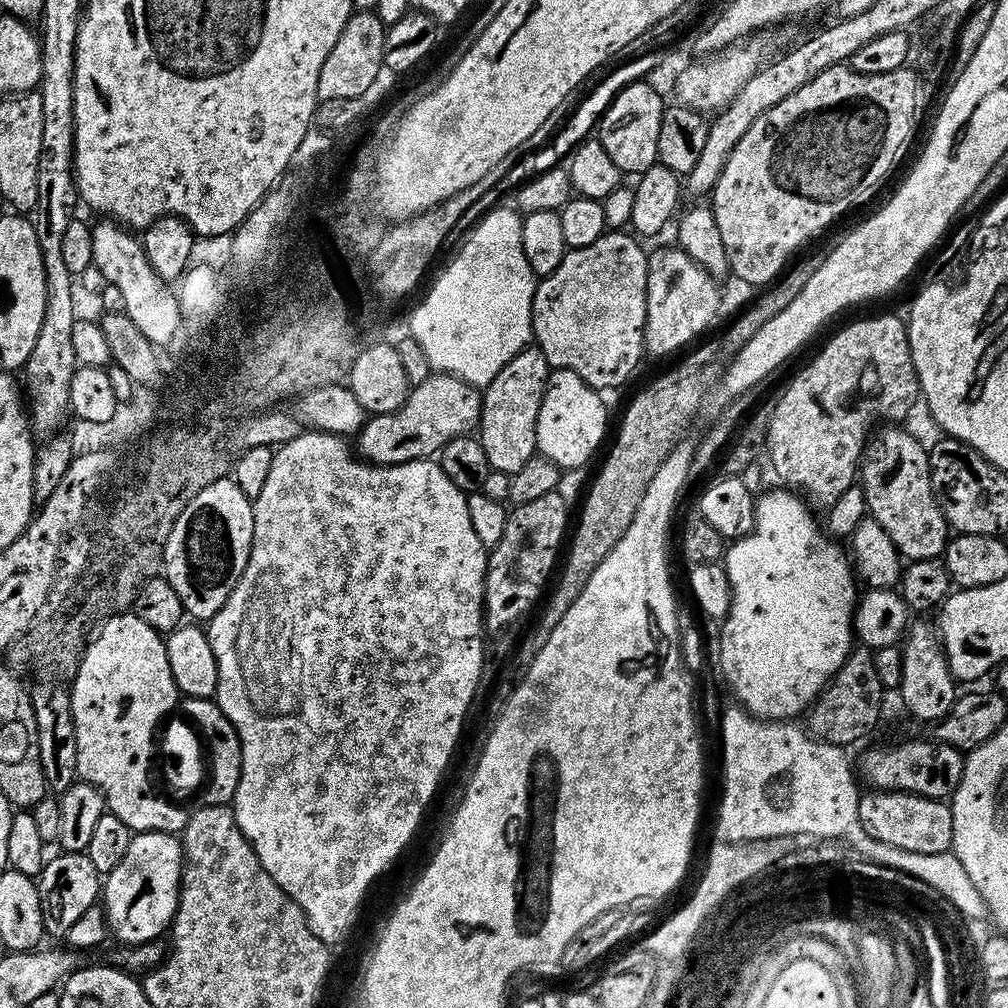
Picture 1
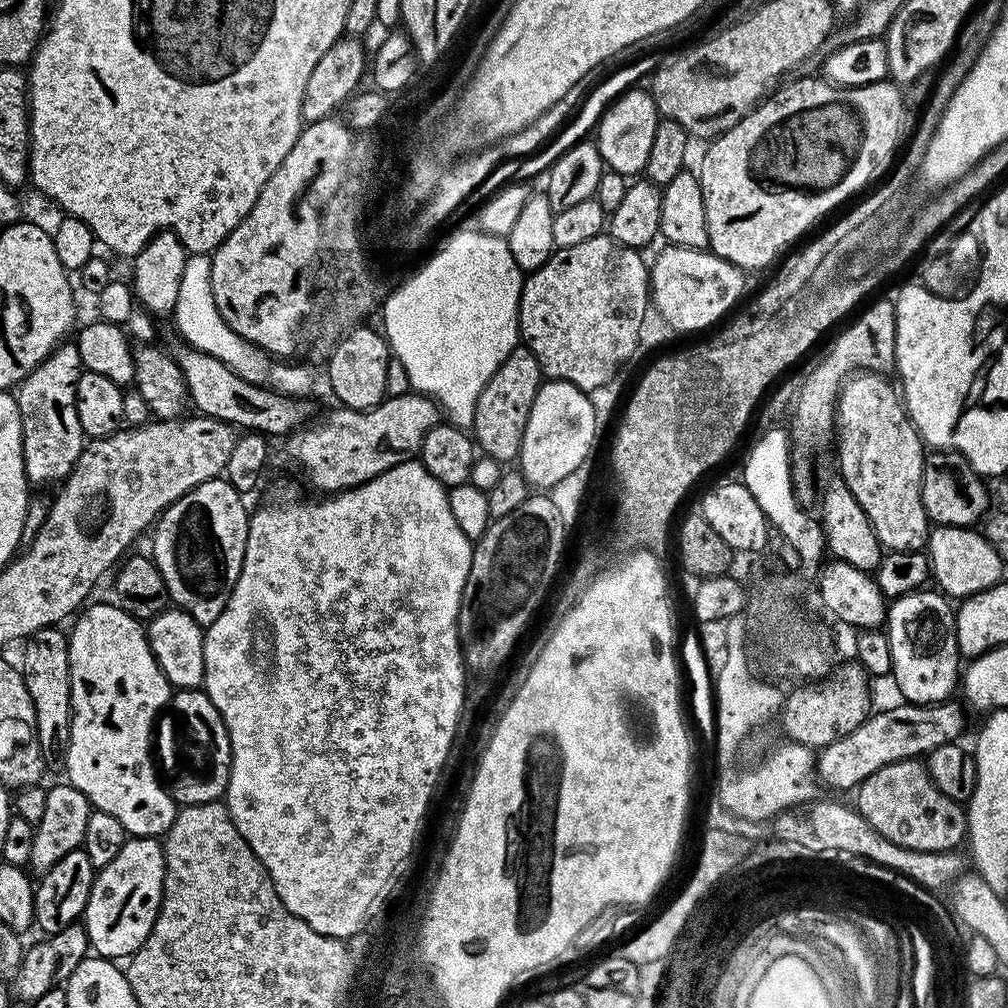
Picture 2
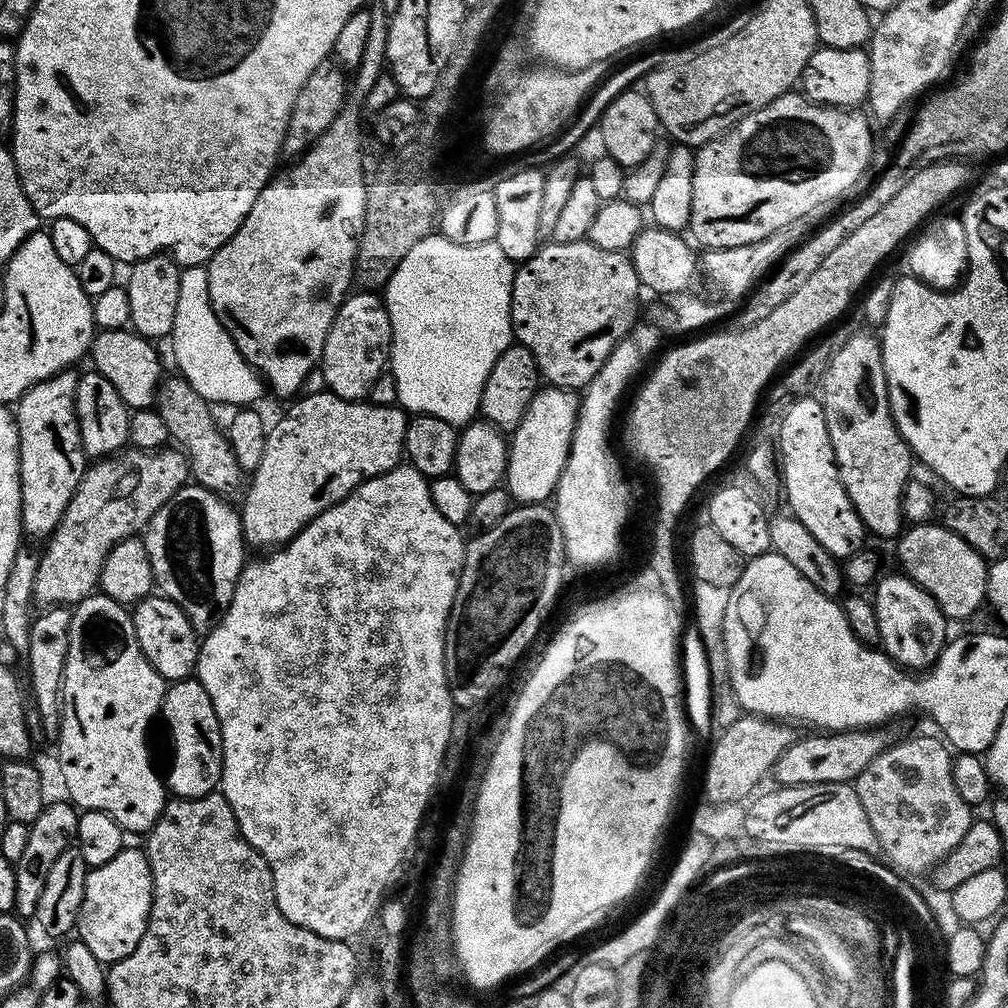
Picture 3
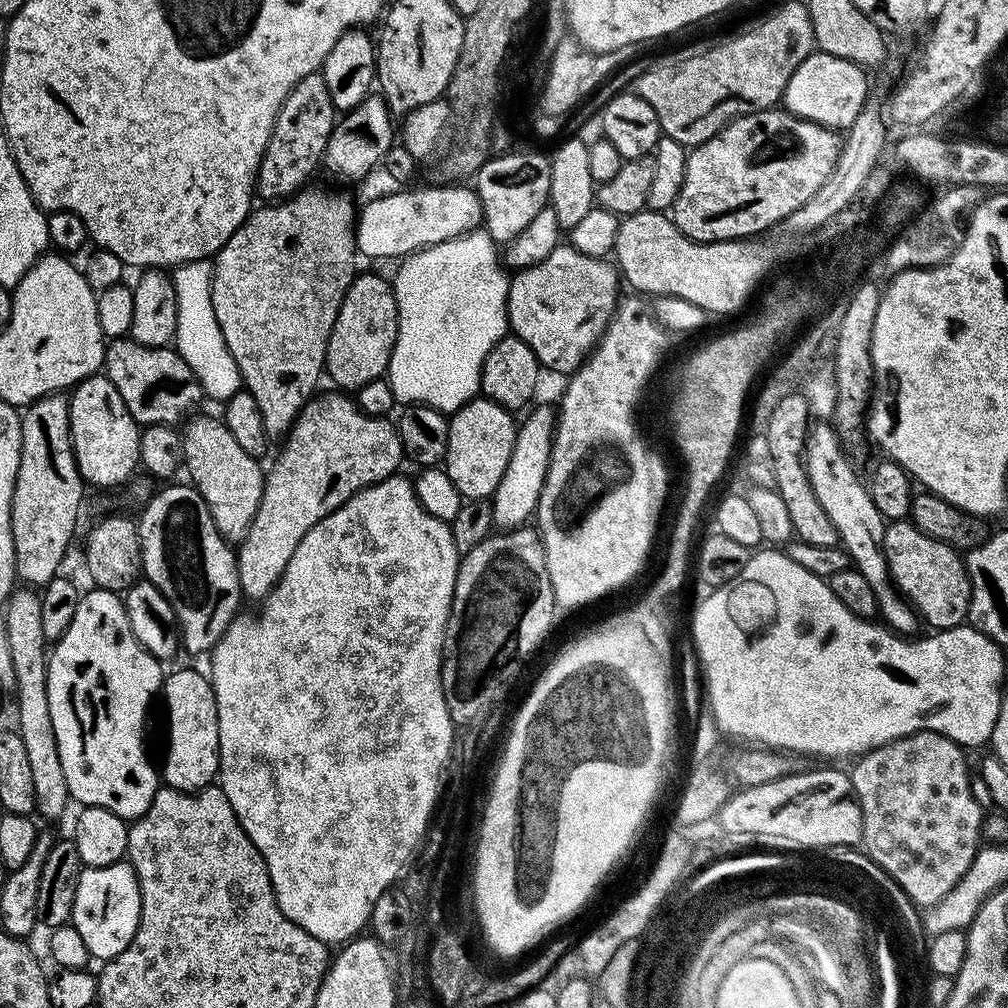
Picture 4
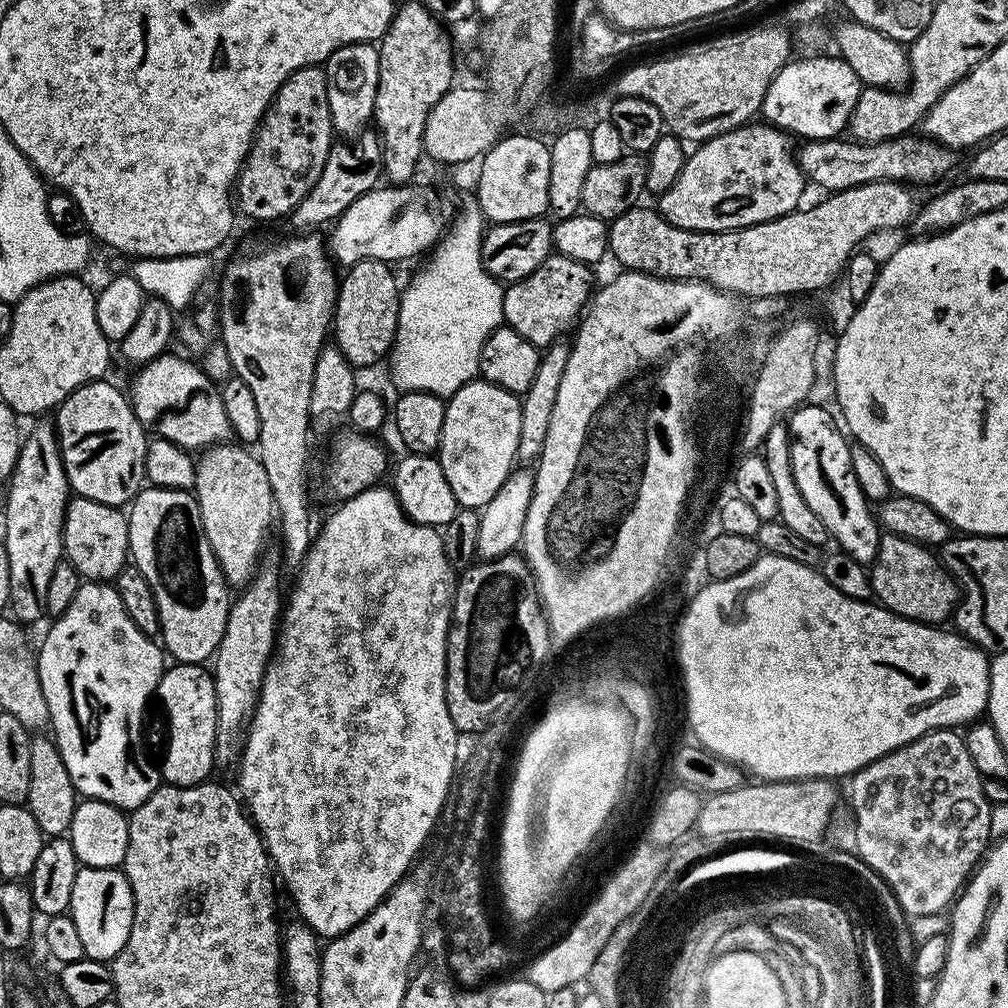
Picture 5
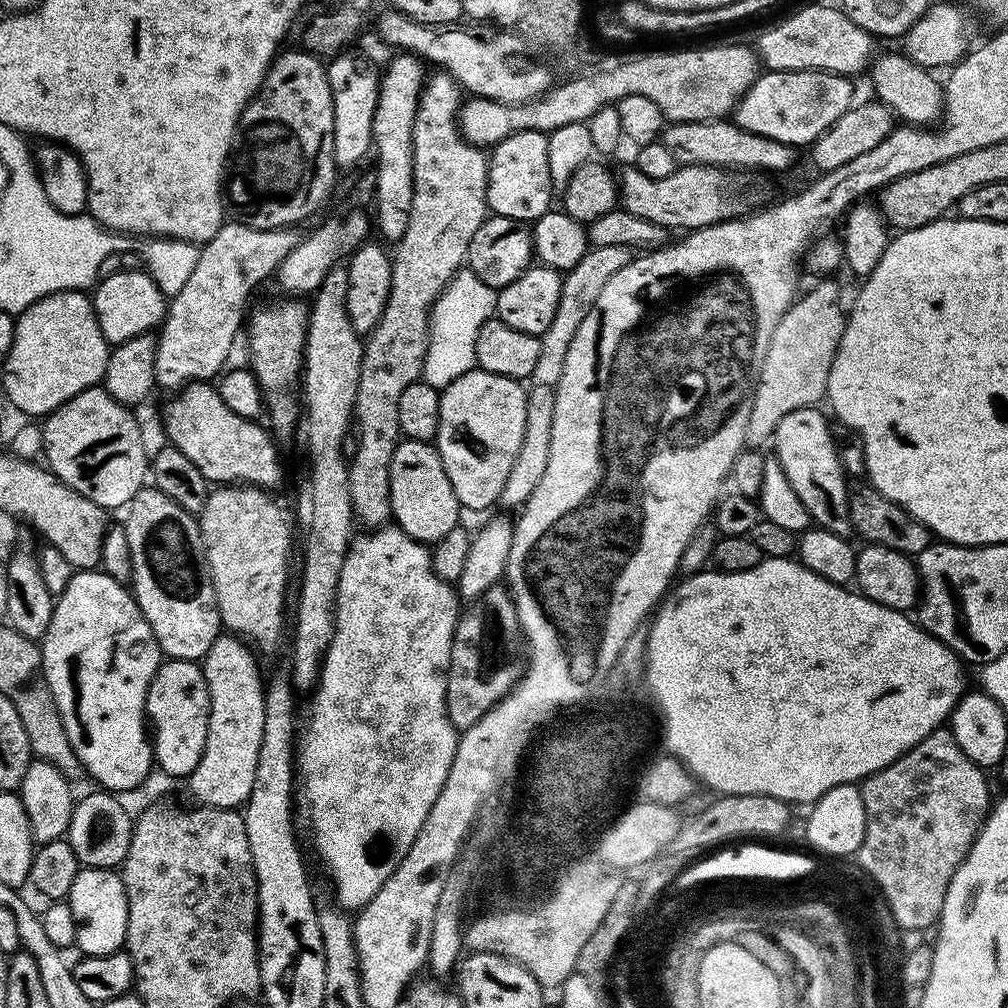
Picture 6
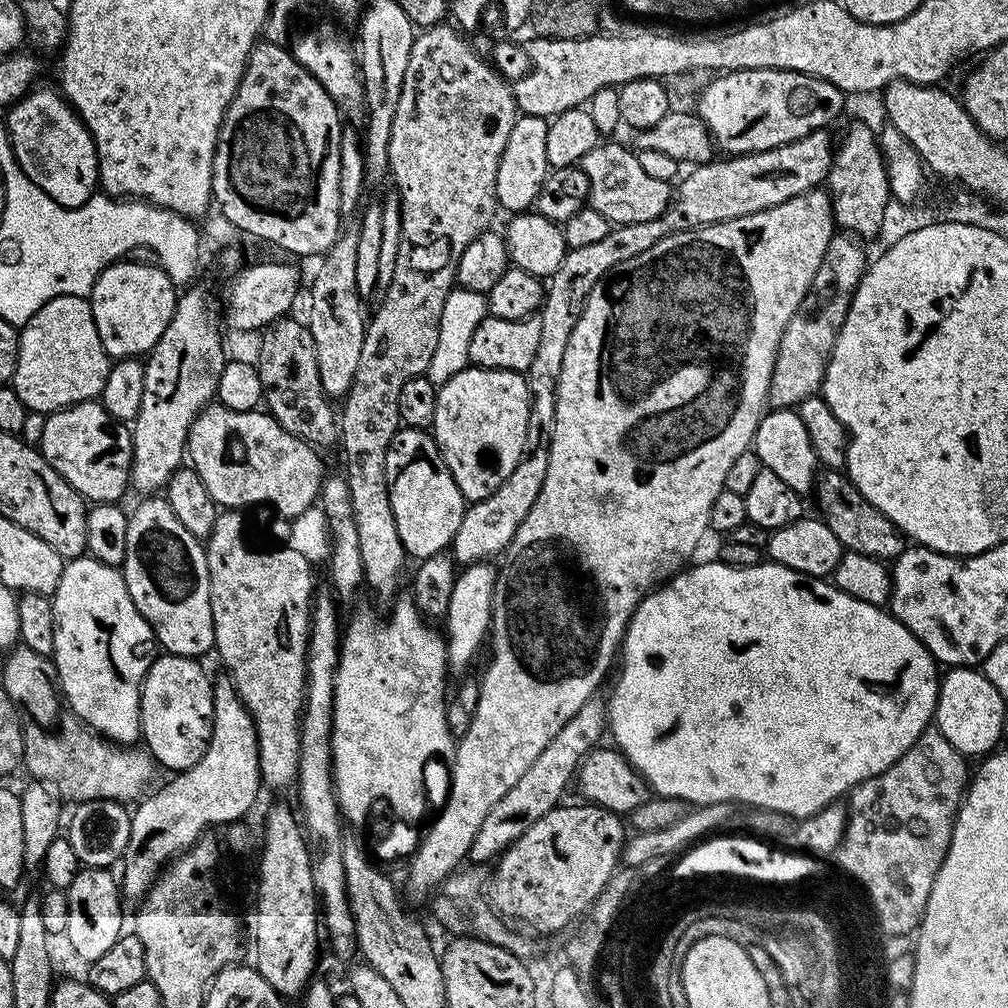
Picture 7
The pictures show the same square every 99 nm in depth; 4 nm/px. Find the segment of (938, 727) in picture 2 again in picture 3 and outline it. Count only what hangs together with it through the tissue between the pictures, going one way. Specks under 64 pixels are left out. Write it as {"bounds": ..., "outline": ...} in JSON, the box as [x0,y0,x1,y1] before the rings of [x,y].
{"bounds":[770,727,890,788],"outline":[[[883,727],[875,728],[853,728],[850,732],[830,732],[821,731],[816,736],[801,735],[782,751],[781,756],[774,762],[770,771],[771,779],[776,779],[775,783],[782,788],[790,786],[806,786],[807,784],[821,784],[822,782],[842,782],[843,784],[852,784],[858,774],[862,774],[862,770],[866,770],[866,766],[870,766],[870,762],[874,758],[878,758],[878,754],[882,754],[890,746],[890,739],[884,733]]]}

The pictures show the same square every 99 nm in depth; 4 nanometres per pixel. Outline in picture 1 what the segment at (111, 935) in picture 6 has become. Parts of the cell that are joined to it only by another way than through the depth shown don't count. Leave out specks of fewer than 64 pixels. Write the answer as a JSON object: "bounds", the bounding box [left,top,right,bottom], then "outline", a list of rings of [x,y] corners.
{"bounds":[102,832,184,946],"outline":[[[138,832],[133,835],[122,862],[106,873],[102,880],[102,907],[106,928],[124,946],[160,940],[171,929],[180,897],[180,875],[184,872],[184,845],[170,832]]]}

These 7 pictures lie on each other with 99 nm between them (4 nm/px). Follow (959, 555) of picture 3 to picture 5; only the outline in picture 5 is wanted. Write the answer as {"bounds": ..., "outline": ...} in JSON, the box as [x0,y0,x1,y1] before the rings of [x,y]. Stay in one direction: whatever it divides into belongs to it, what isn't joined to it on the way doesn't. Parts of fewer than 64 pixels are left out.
{"bounds":[870,534,960,626],"outline":[[[891,534],[881,535],[876,560],[870,566],[872,578],[872,594],[881,608],[888,608],[894,614],[906,617],[907,620],[916,620],[919,624],[933,626],[943,625],[943,620],[951,621],[960,603],[960,585],[953,580],[952,575],[940,563],[940,557],[931,547],[924,547],[913,540]]]}

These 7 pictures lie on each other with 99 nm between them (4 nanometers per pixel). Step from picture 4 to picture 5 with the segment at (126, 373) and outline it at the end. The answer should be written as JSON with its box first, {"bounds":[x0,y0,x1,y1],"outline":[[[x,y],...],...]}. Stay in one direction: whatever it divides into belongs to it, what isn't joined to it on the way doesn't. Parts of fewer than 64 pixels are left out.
{"bounds":[130,355,232,450],"outline":[[[172,355],[159,356],[135,369],[130,403],[138,422],[149,433],[187,450],[203,450],[231,441],[232,427],[222,406],[217,381],[207,376],[199,363],[191,364]]]}

